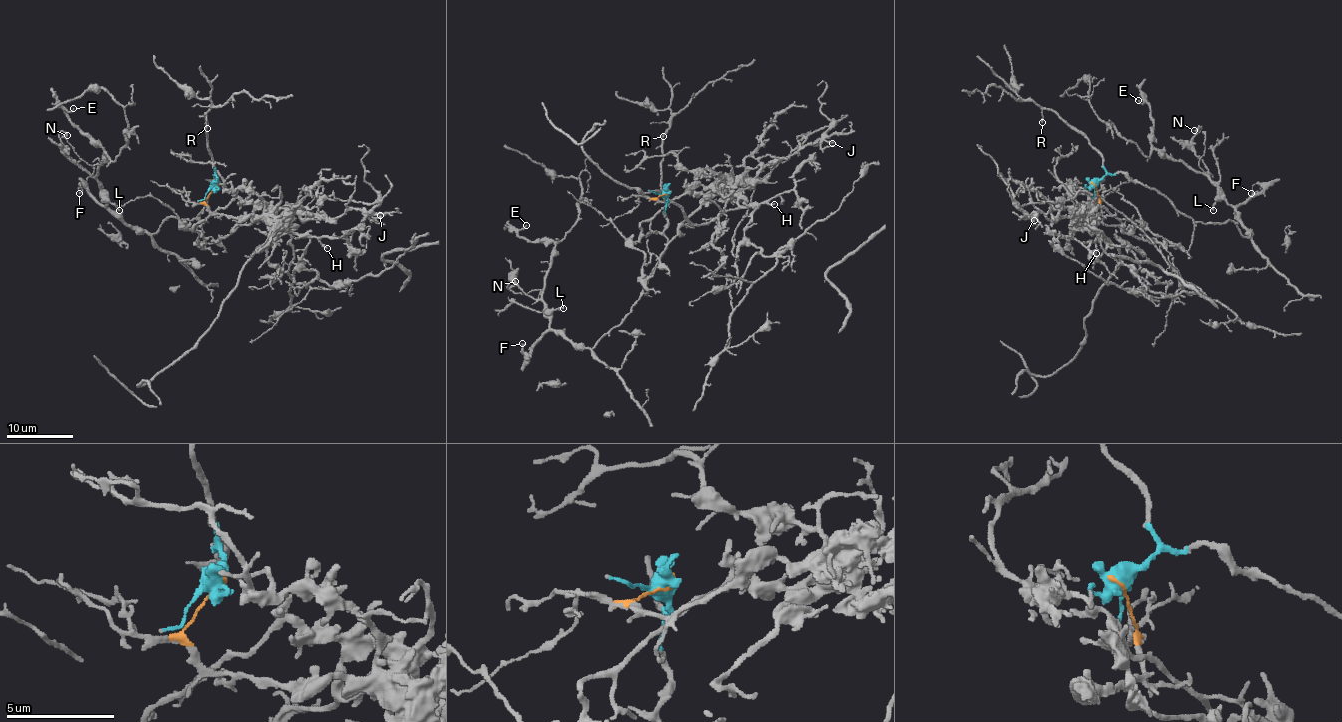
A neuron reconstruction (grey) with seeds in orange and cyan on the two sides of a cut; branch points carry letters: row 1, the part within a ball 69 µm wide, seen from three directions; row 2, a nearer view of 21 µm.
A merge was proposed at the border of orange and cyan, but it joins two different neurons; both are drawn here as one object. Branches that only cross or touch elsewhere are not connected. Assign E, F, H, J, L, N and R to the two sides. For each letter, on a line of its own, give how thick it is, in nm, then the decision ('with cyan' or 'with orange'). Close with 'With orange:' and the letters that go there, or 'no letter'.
E: 120 nm thick; with cyan
F: 130 nm thick; with cyan
H: 170 nm thick; with orange
J: 140 nm thick; with orange
L: 160 nm thick; with cyan
N: 240 nm thick; with cyan
R: 130 nm thick; with cyan
With orange: H, J

